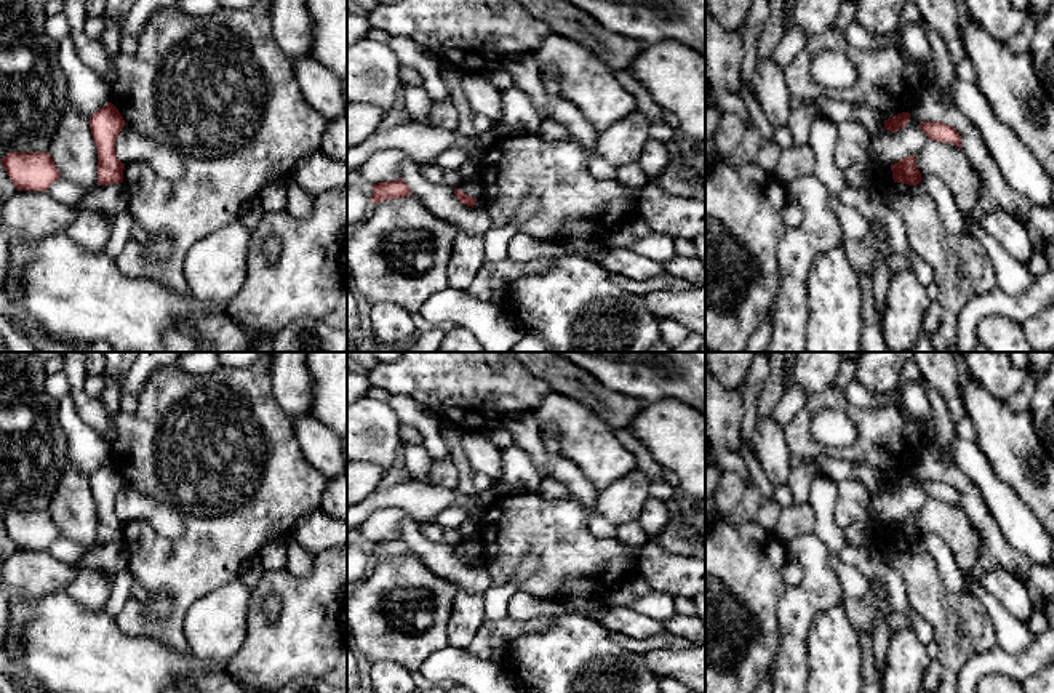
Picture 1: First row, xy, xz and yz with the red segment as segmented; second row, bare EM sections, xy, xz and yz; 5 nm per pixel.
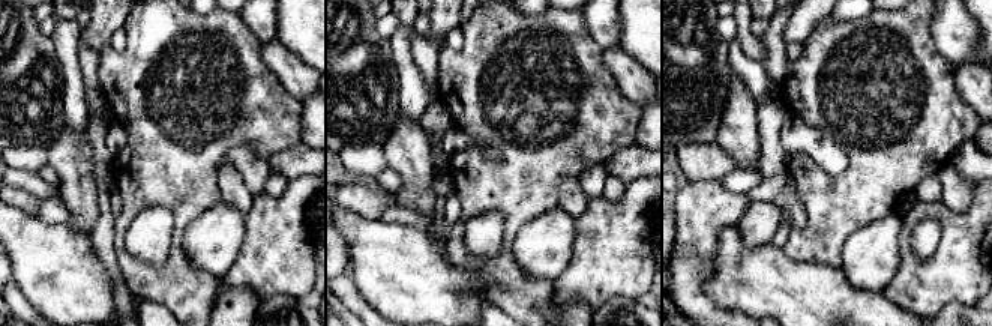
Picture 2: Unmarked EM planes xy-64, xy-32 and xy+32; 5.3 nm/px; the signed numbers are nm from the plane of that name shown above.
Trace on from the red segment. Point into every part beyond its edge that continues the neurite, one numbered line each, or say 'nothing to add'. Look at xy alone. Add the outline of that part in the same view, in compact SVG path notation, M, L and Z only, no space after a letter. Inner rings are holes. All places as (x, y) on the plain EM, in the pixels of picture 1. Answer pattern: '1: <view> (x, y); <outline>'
nothing to add

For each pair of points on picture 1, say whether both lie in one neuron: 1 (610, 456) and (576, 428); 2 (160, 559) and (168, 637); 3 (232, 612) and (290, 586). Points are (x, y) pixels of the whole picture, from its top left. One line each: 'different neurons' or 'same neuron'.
1: same neuron
2: same neuron
3: different neurons

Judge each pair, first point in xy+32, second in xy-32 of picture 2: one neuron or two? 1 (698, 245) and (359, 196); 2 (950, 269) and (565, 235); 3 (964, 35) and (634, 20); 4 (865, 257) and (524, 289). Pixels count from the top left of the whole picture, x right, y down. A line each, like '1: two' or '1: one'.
1: one
2: two
3: two
4: two

